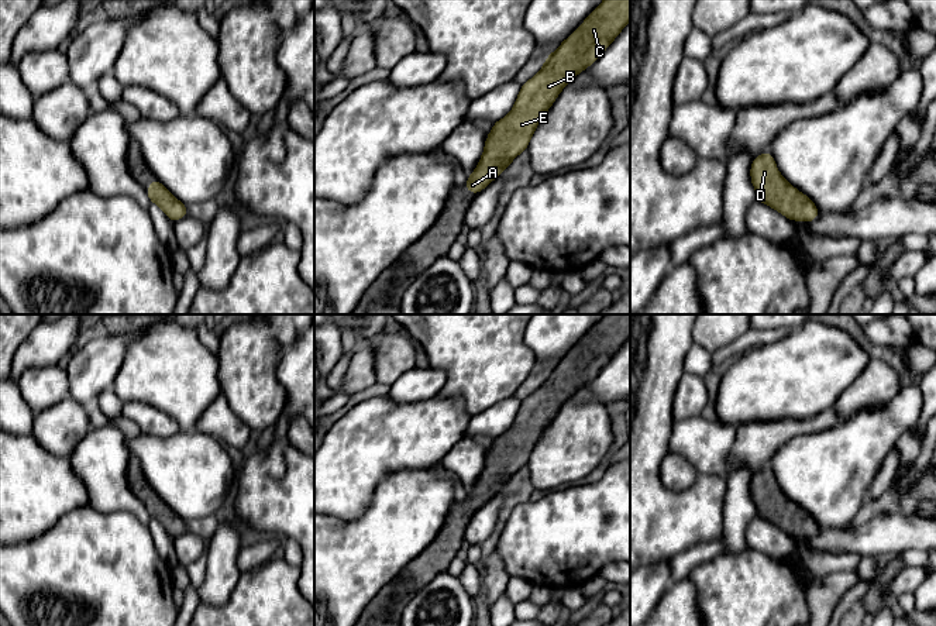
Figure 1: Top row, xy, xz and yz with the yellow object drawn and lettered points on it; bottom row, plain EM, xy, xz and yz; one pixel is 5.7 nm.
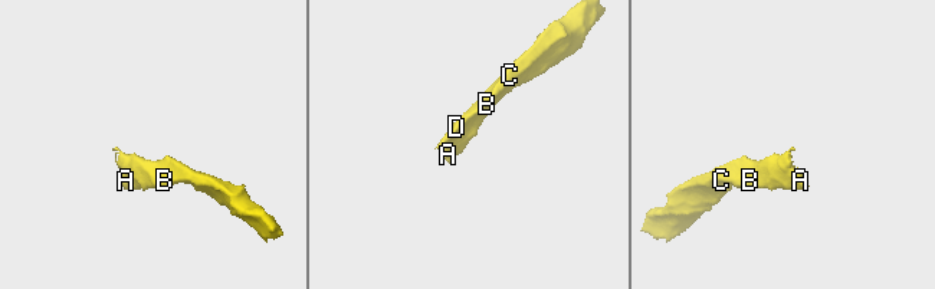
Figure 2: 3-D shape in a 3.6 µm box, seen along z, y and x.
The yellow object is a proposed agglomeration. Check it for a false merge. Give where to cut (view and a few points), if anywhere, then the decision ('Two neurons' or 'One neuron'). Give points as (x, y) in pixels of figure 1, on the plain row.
No split. One neuron

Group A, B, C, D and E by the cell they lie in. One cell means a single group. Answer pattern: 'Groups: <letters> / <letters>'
Groups: A B C D E

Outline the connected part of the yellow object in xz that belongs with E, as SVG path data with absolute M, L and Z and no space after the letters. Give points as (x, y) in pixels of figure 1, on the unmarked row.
M605 314L586 336L551 368L540 388L522 400L510 429L493 438L478 482L464 502L478 510L527 465L541 433L560 407L591 382L630 337L630 314Z

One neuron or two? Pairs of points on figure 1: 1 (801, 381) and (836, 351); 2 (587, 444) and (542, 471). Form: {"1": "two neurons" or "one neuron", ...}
{"1": "one neuron", "2": "one neuron"}

